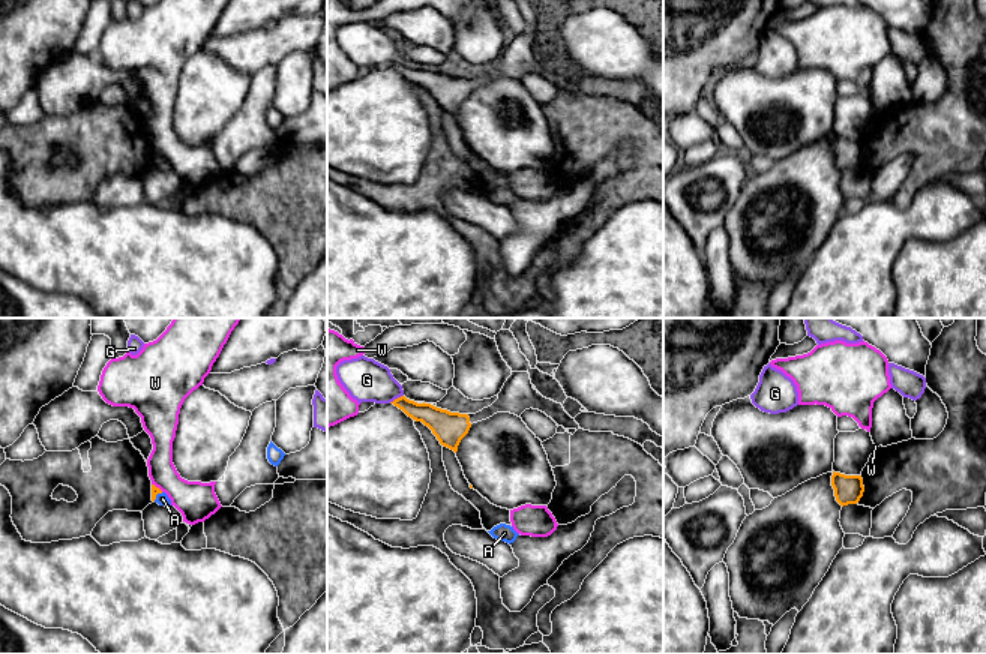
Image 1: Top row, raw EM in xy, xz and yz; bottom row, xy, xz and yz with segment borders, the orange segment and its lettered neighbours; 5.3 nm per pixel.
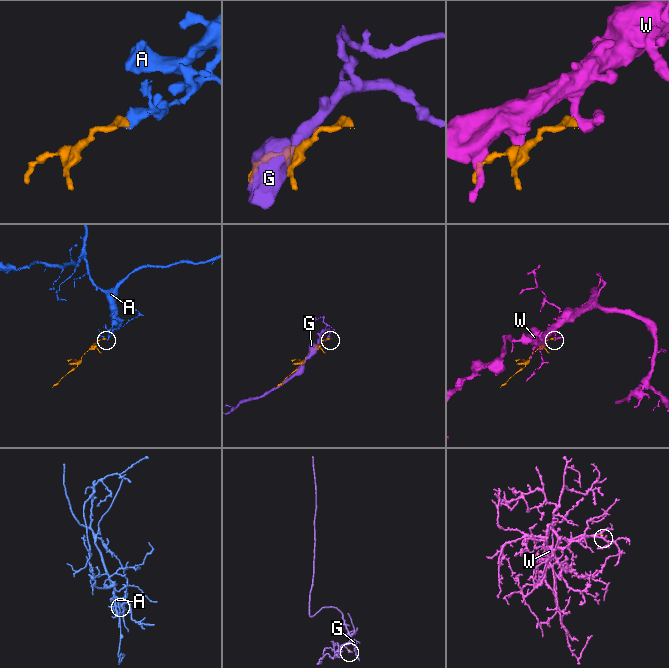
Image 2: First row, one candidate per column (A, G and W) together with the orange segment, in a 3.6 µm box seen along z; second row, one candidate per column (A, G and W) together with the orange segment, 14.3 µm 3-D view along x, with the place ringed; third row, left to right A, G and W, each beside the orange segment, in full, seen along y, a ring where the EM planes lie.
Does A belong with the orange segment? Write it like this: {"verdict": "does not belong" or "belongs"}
{"verdict": "does not belong"}

